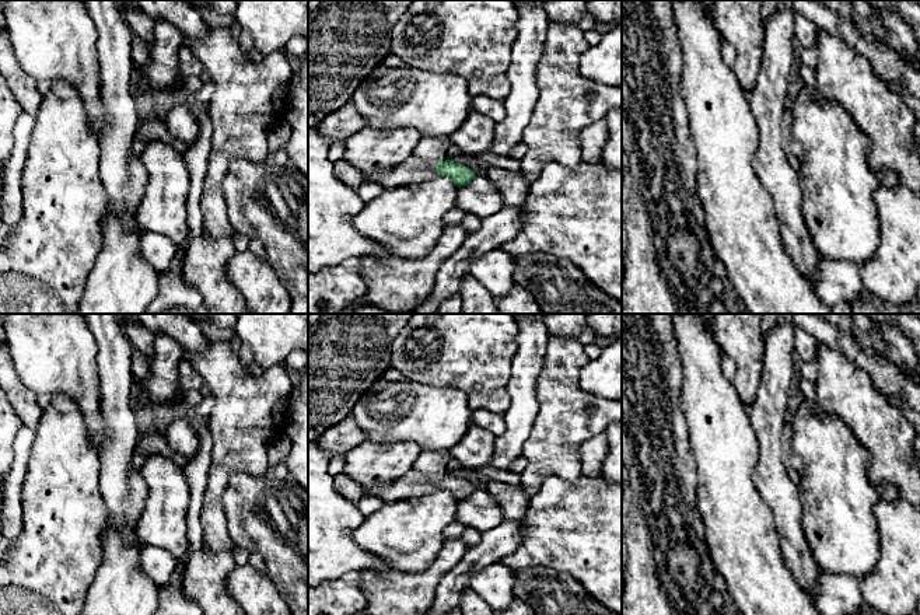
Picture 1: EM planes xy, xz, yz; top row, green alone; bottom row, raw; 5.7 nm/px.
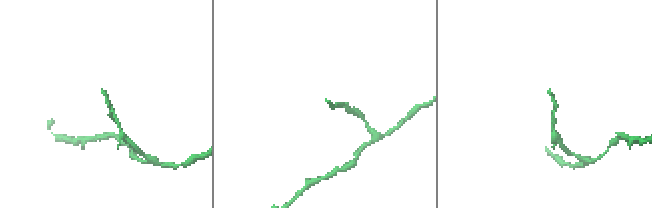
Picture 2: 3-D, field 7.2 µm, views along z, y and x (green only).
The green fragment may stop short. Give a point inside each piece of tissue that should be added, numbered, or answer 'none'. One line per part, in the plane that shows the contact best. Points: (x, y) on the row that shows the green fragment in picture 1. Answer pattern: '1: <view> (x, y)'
1: xz (413, 170)

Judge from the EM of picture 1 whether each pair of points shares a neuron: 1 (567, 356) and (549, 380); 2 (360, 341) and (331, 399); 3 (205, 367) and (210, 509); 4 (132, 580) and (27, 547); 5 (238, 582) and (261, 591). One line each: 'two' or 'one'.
1: one
2: one
3: one
4: two
5: one

